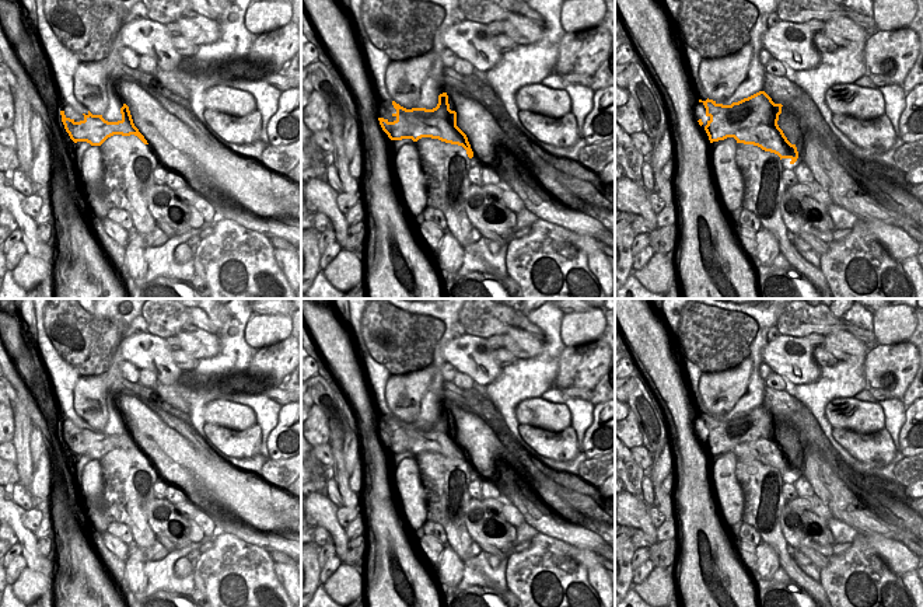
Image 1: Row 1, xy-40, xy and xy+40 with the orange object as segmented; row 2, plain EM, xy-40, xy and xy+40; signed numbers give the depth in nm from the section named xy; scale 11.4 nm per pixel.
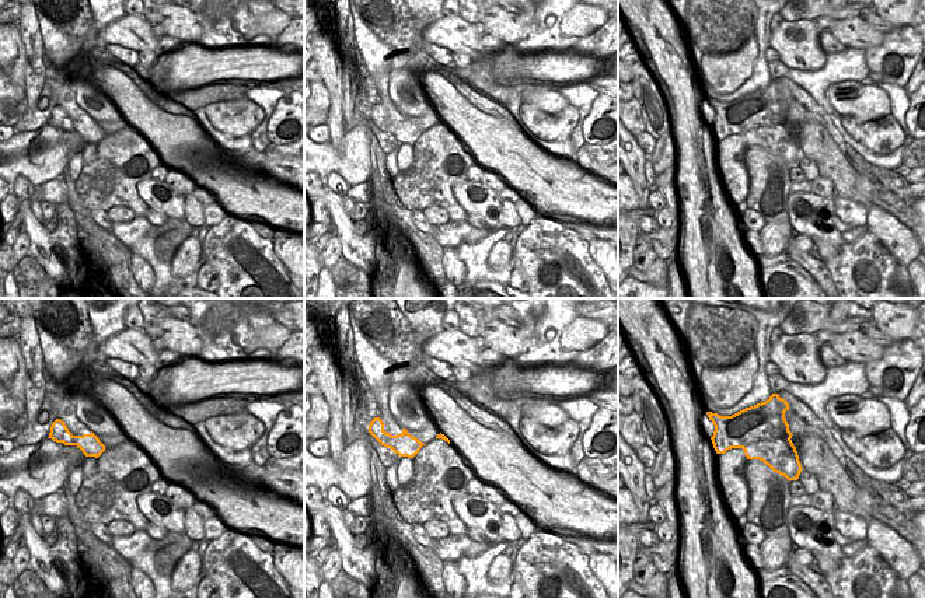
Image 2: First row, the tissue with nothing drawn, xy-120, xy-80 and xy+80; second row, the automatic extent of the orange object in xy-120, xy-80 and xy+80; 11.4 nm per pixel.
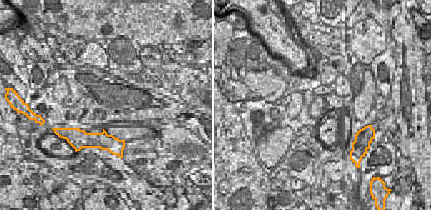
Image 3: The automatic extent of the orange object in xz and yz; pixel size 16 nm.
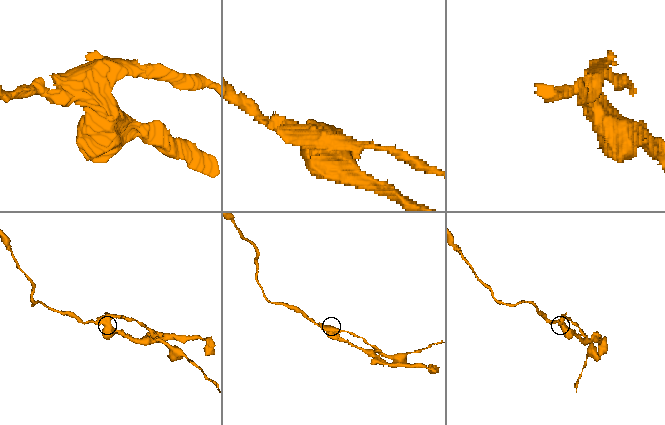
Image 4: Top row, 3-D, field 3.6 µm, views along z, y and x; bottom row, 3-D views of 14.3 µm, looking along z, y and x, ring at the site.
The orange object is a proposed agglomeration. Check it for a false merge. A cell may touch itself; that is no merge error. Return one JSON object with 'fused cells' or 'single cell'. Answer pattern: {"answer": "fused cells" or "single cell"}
{"answer": "fused cells"}

